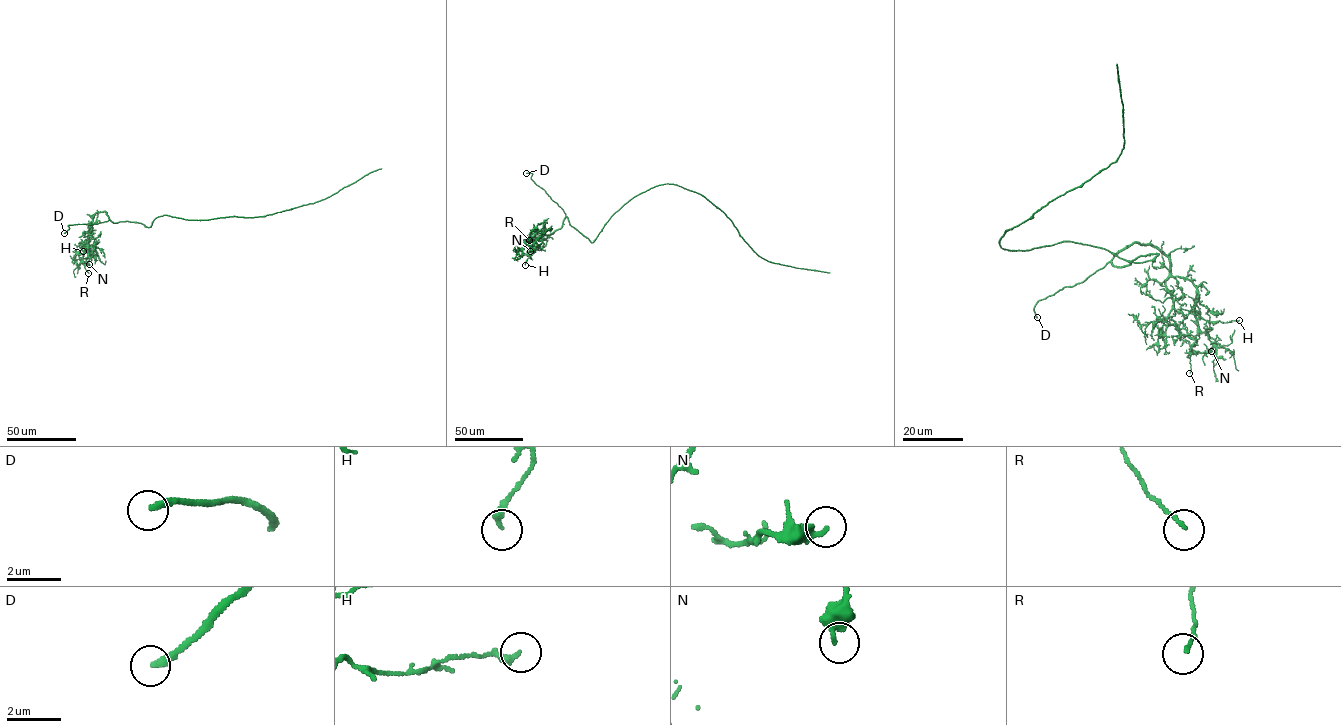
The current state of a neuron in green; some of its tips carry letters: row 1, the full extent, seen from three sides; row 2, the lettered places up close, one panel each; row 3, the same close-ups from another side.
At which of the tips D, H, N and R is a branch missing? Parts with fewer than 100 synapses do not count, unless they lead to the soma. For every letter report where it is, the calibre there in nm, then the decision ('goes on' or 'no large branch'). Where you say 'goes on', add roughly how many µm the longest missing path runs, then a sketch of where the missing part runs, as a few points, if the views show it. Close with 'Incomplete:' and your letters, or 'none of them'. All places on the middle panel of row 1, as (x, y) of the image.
D: at (526, 173); 240 nm thick; goes on; about 15 µm are missing
H: at (525, 265); 260 nm thick; no large branch
N: at (530, 251); 380 nm thick; no large branch
R: at (529, 240); 110 nm thick; no large branch
Incomplete: D

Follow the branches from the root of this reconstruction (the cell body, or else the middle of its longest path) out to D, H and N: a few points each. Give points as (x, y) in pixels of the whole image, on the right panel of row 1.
D: (1030, 249), (1070, 241), (1133, 262), (1159, 255), (1120, 266), (1108, 262), (1083, 281), (1037, 302), (1037, 317)
H: (1030, 249), (1159, 255), (1115, 267), (1154, 245), (1195, 286), (1197, 314), (1239, 320)
N: (1030, 249), (1159, 255), (1115, 267), (1154, 245), (1169, 262), (1163, 323), (1211, 351)

